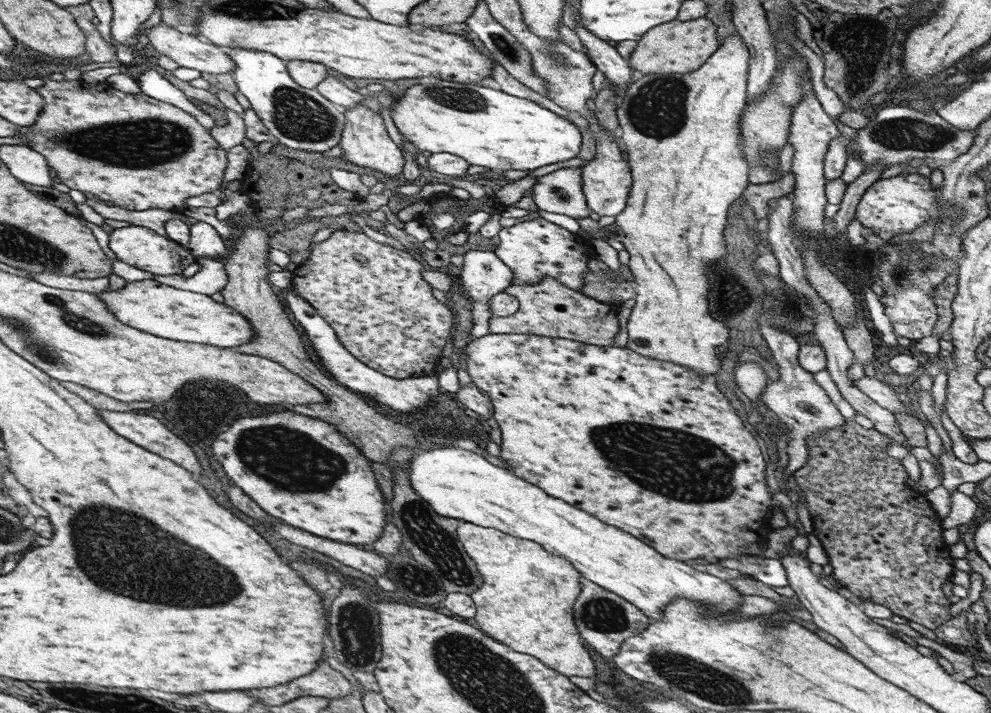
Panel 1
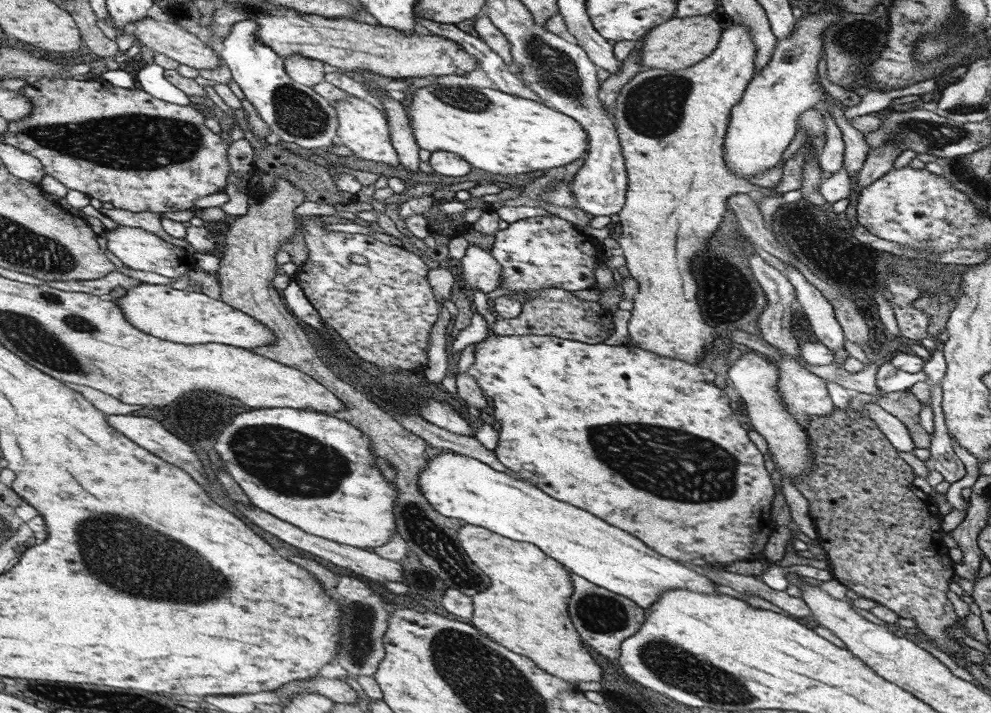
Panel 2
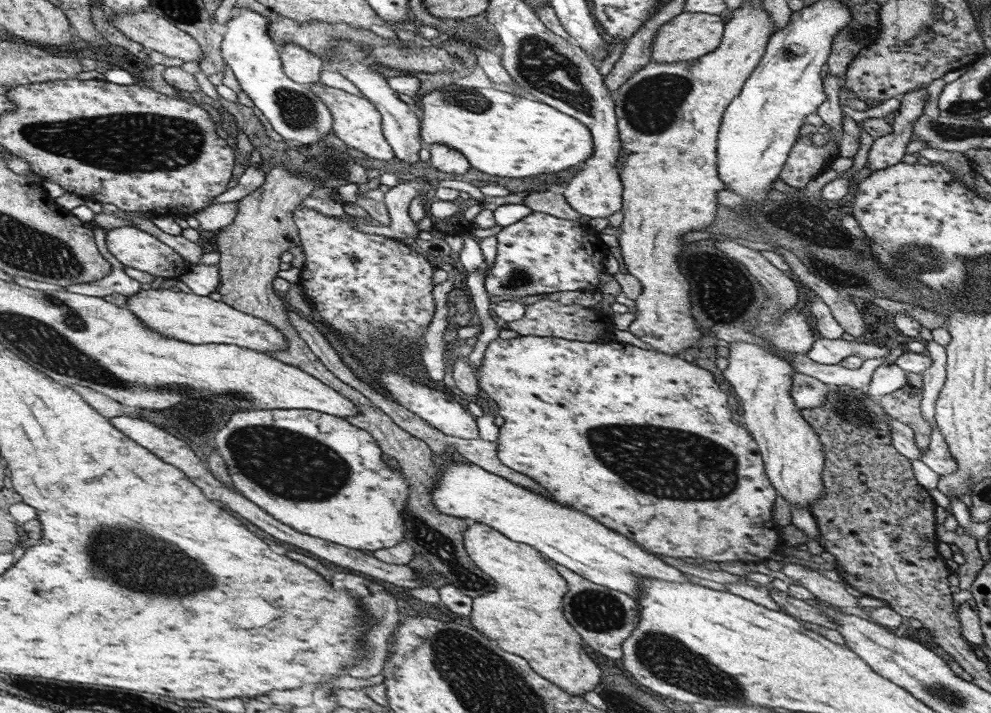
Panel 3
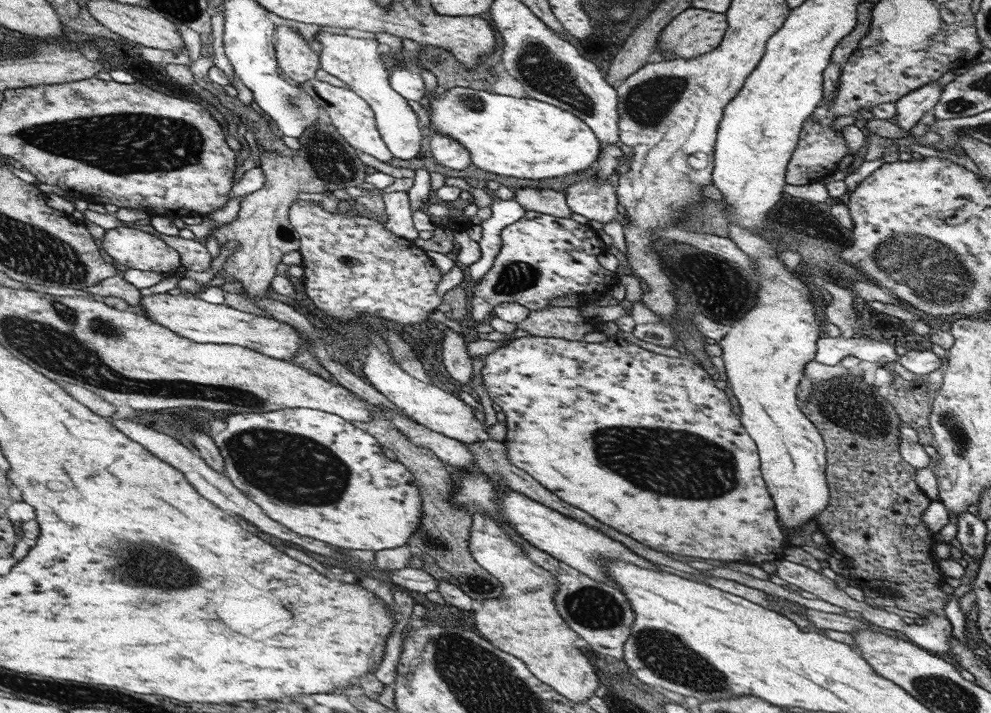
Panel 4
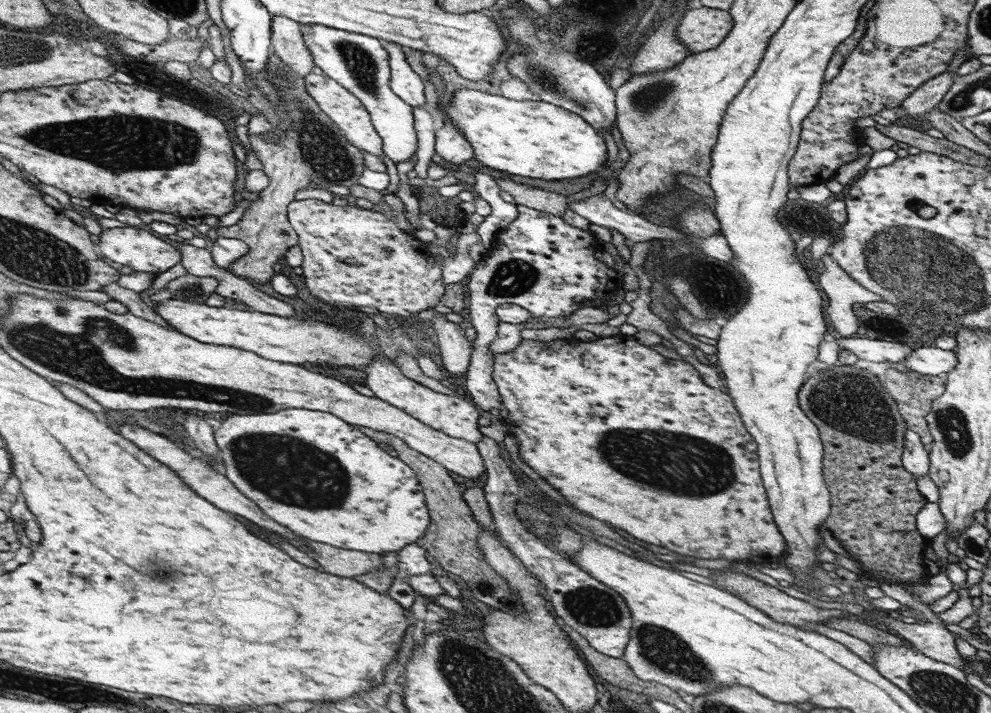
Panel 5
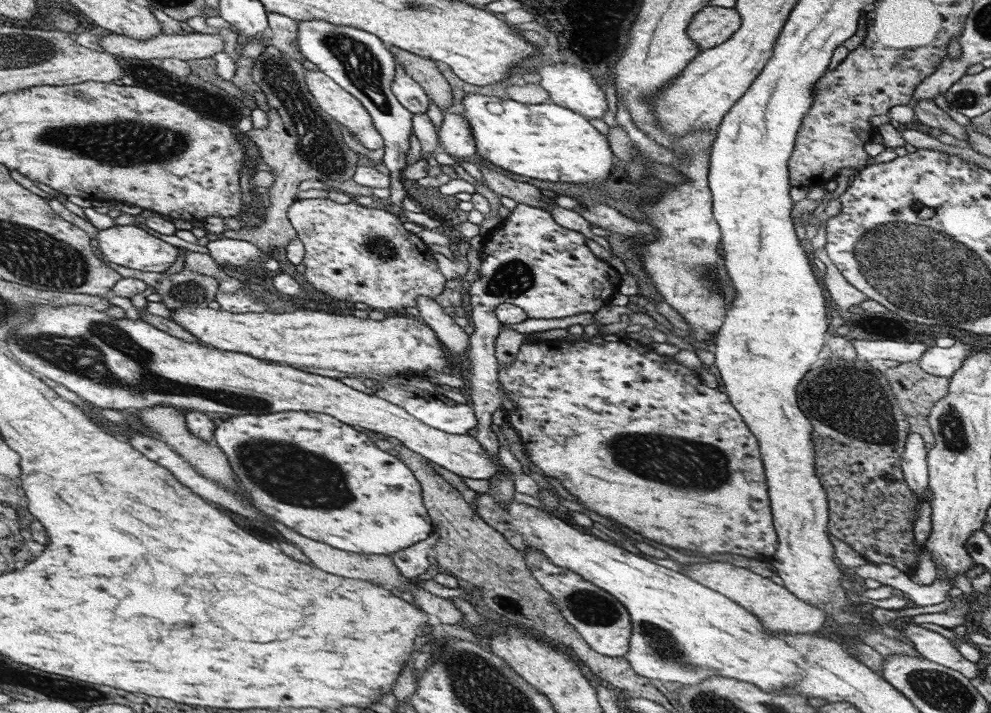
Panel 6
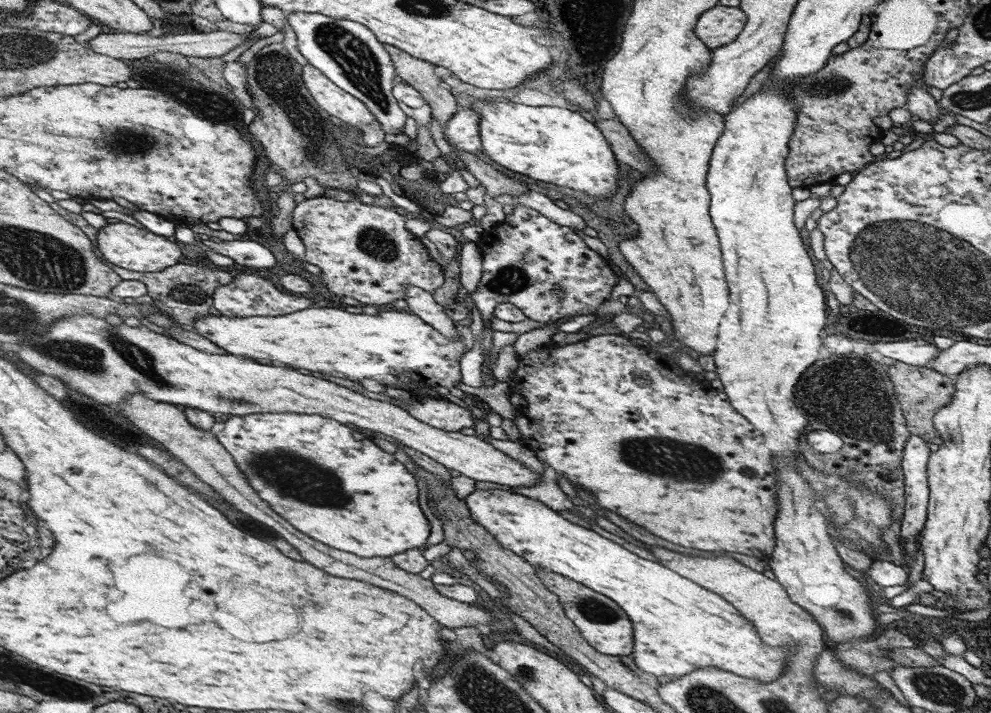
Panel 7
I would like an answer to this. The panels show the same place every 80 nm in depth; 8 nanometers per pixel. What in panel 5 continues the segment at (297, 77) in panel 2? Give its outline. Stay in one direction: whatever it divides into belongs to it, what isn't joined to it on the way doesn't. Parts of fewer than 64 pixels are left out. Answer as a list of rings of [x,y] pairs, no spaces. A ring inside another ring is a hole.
[[[274,14],[271,43],[274,53],[290,65],[298,76],[306,77],[308,73],[312,73],[315,64],[312,53],[305,45],[300,26],[298,22]]]

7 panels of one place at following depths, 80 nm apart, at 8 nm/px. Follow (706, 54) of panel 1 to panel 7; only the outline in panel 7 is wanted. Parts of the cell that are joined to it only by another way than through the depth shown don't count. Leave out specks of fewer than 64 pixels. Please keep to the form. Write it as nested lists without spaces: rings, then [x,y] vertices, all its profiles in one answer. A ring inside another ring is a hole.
[[[717,5],[700,15],[694,34],[709,49],[720,48],[736,41],[745,28],[745,22],[745,12],[740,7]]]

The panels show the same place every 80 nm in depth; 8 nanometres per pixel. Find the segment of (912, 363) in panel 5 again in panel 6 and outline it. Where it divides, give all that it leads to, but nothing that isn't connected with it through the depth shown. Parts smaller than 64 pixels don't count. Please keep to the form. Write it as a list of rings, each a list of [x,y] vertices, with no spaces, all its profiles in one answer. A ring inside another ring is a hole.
[[[958,341],[948,348],[936,345],[929,347],[916,363],[927,373],[950,378],[962,366],[963,360],[971,355],[973,348],[975,348],[974,345],[962,341]]]

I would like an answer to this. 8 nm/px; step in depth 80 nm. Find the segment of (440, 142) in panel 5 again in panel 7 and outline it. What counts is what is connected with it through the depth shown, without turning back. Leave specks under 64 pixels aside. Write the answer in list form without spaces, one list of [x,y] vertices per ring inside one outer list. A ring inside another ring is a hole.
[[[470,105],[465,107],[466,110],[450,117],[444,134],[454,150],[476,154],[483,146],[479,129],[481,114]]]

